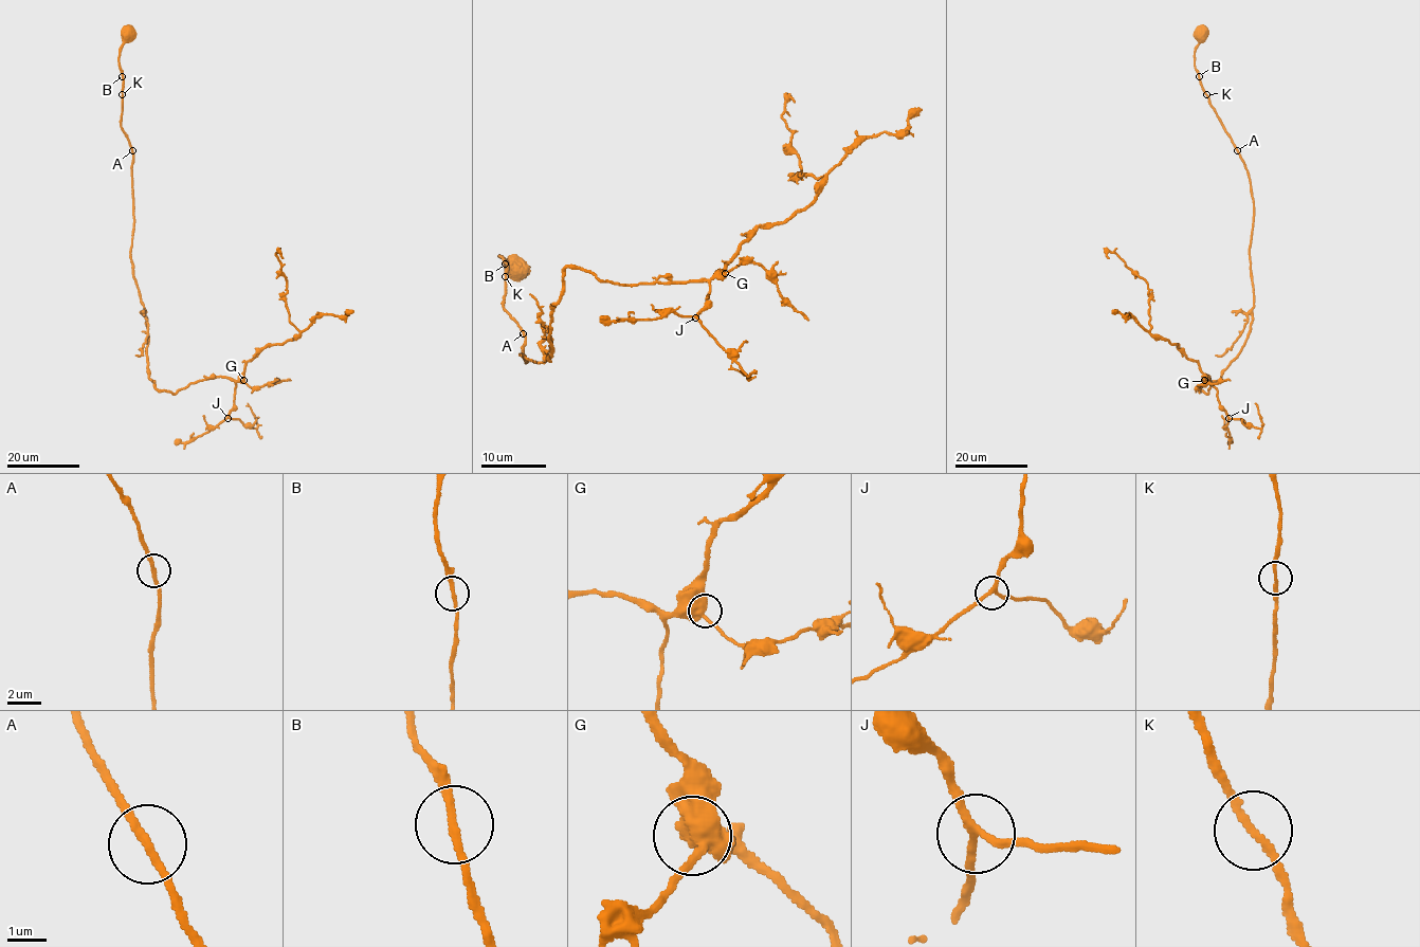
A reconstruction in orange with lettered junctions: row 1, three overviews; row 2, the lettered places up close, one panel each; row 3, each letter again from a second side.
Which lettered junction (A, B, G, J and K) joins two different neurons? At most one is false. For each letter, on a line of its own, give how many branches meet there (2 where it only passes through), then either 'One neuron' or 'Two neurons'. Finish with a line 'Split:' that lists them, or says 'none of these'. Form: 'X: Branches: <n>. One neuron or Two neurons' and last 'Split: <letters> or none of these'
A: Branches: 2. One neuron
B: Branches: 2. One neuron
G: Branches: 2. One neuron
J: Branches: 3. One neuron
K: Branches: 2. One neuron
Split: none of these

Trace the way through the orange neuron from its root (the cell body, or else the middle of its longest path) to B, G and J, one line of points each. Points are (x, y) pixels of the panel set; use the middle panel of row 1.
B: (512, 268), (499, 256), (506, 263)
G: (512, 268), (499, 256), (504, 307), (536, 363), (568, 267), (620, 285), (725, 273)
J: (512, 268), (499, 256), (525, 361), (551, 357), (568, 267), (620, 285), (707, 281), (695, 317)

